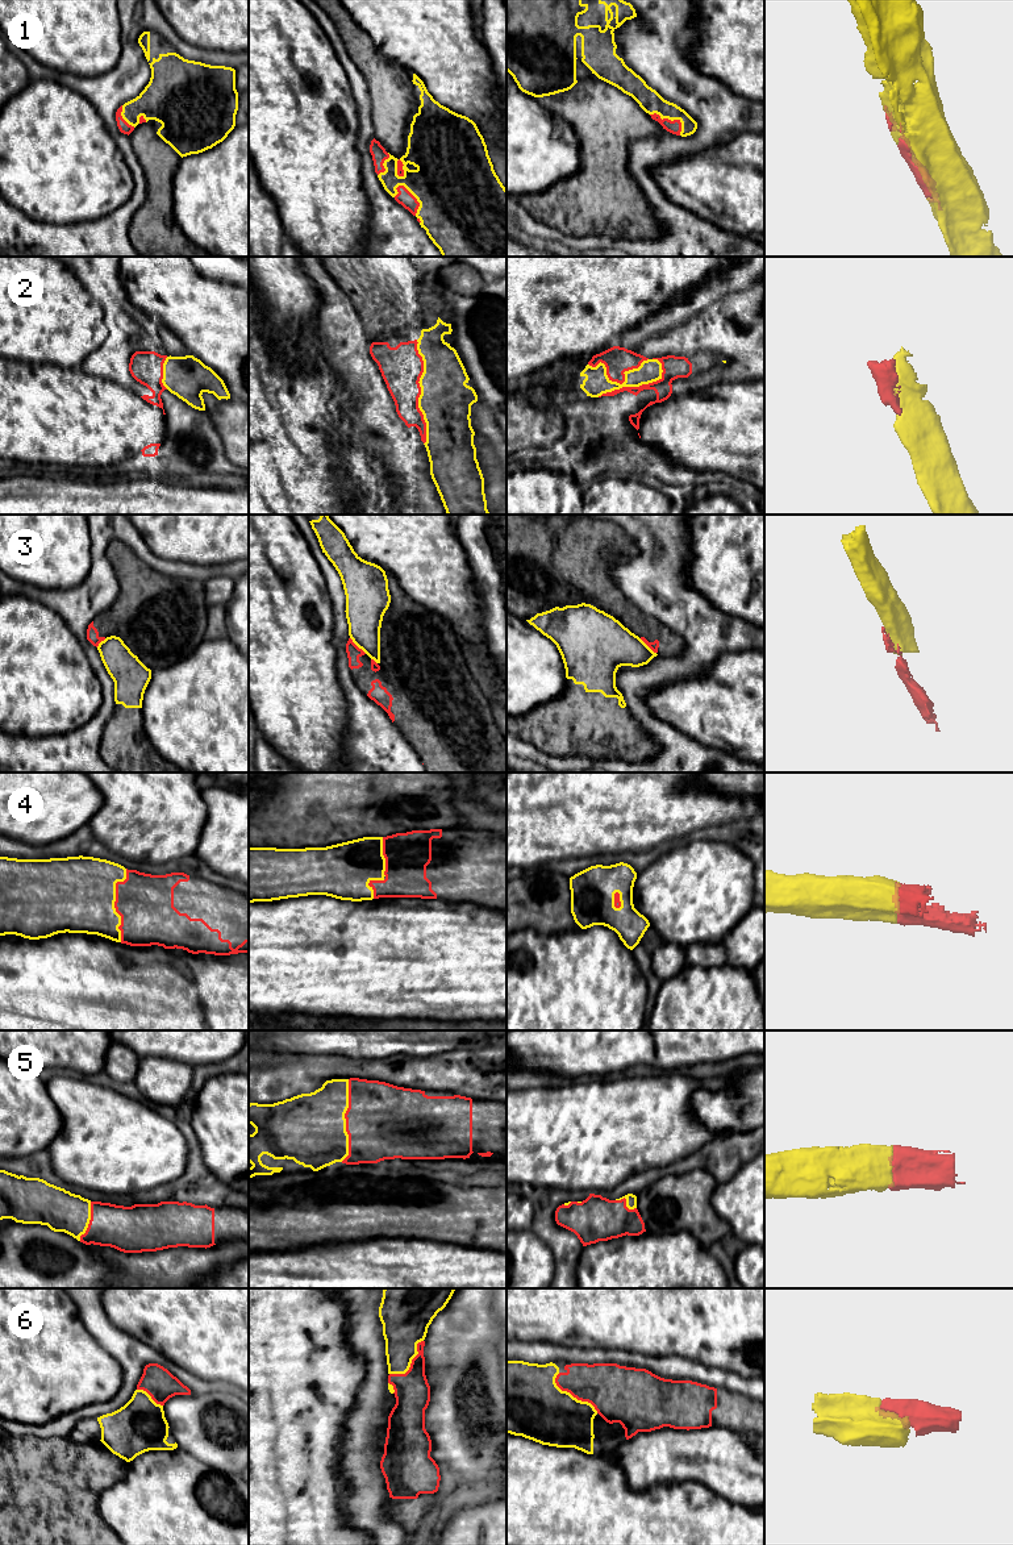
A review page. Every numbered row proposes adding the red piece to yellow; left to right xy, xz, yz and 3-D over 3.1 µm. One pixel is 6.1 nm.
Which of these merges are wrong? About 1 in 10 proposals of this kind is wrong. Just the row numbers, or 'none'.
3

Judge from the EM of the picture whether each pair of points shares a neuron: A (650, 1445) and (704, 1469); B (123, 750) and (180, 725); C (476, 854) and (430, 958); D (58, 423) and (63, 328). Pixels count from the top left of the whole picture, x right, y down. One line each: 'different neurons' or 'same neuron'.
A: same neuron
B: different neurons
C: different neurons
D: different neurons

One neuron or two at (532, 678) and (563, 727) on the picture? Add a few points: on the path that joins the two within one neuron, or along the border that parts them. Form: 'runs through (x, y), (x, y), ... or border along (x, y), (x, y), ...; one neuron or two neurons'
border along (567, 678), (567, 684), (558, 696), (520, 716); two neurons

